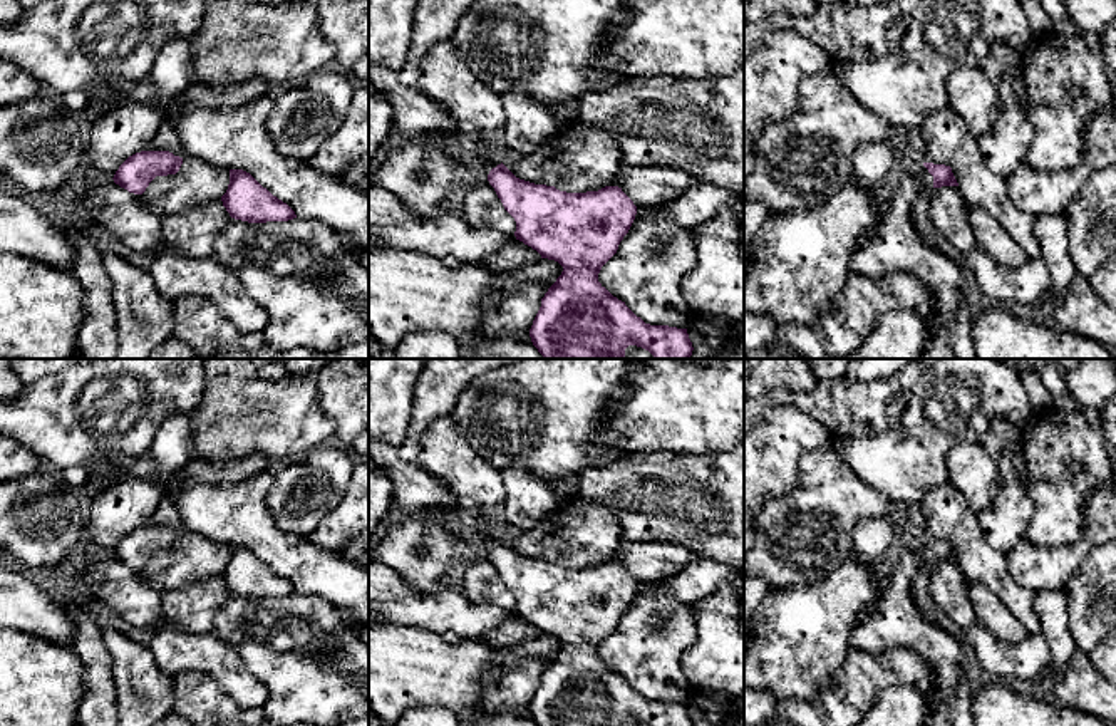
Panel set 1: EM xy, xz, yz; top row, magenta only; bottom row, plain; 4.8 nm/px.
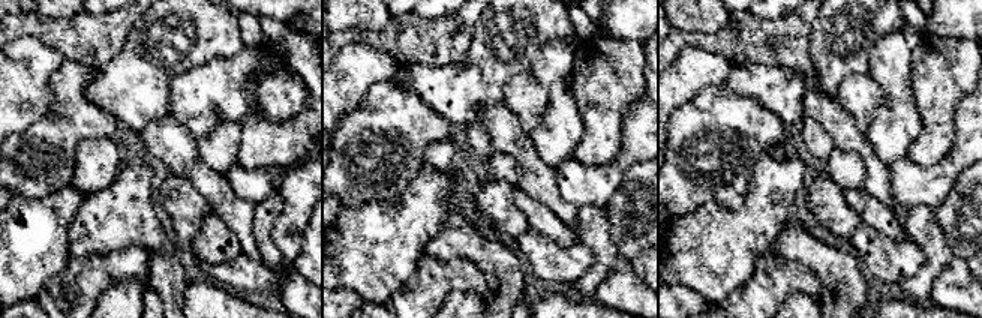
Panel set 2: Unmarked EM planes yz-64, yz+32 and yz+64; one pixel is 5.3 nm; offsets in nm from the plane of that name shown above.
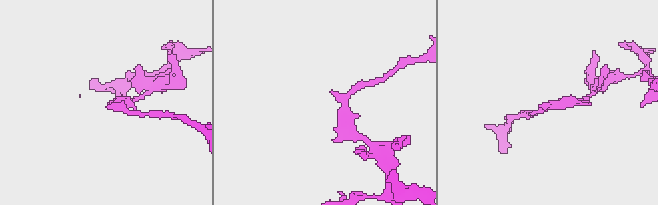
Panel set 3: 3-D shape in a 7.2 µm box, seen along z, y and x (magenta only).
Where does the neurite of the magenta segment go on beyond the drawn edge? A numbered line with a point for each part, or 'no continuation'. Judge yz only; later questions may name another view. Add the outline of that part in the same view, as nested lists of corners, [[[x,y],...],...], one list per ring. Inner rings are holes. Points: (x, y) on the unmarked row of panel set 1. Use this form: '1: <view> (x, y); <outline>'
1: yz (893, 621); [[[915,540],[878,585],[878,600],[850,634],[851,649],[880,654],[896,647],[917,651],[927,662],[935,713],[925,726],[952,726],[950,703],[965,676],[965,656],[952,632],[928,624],[915,595],[923,573],[933,565],[933,552]]]

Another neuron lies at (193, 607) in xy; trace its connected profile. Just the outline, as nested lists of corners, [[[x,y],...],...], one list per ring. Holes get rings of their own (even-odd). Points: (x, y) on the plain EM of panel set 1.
[[[221,573],[179,590],[164,592],[161,615],[184,634],[208,634],[231,592]]]

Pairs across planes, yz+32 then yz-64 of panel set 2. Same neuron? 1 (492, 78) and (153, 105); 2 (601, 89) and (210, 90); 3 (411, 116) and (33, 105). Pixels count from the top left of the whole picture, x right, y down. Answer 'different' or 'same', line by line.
1: same
2: different
3: different

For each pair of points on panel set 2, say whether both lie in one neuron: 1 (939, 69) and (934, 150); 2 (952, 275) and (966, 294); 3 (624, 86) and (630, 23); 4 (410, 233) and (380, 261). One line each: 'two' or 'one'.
1: one
2: one
3: two
4: one

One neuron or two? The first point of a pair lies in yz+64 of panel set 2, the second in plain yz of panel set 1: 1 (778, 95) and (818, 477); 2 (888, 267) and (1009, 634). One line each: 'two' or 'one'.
1: two
2: two

